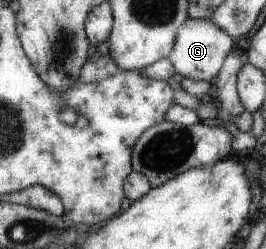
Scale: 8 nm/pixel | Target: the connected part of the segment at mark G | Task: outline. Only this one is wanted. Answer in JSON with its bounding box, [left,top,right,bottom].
[167,19,234,82]

